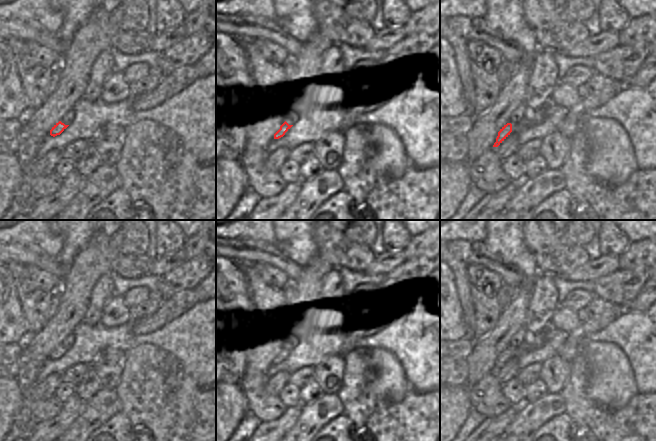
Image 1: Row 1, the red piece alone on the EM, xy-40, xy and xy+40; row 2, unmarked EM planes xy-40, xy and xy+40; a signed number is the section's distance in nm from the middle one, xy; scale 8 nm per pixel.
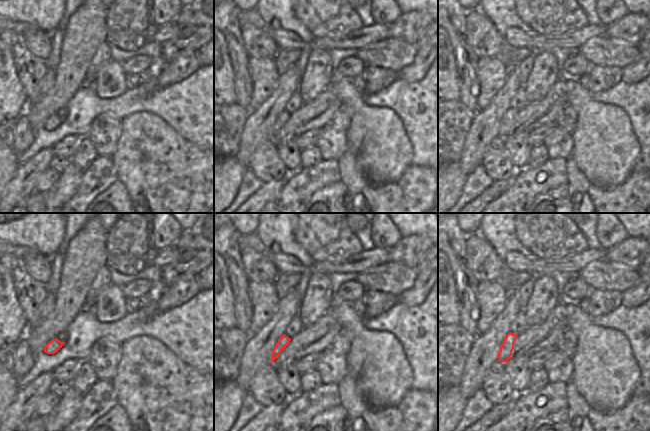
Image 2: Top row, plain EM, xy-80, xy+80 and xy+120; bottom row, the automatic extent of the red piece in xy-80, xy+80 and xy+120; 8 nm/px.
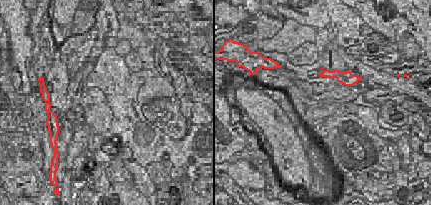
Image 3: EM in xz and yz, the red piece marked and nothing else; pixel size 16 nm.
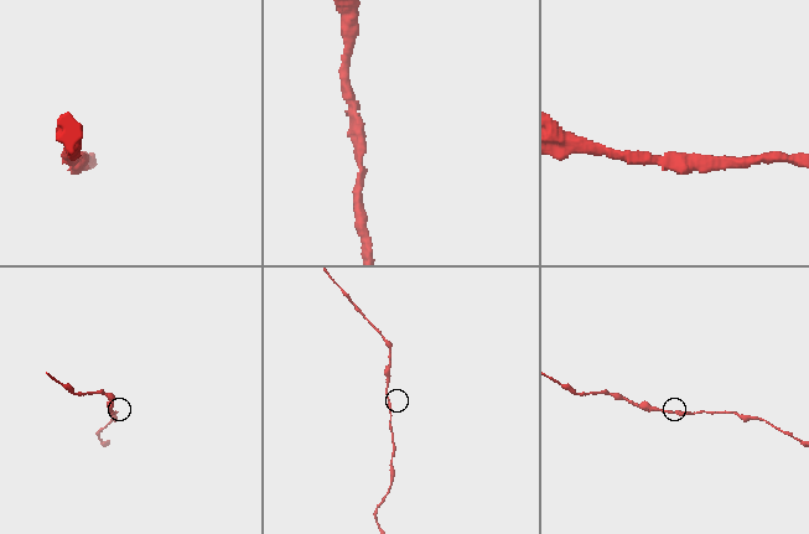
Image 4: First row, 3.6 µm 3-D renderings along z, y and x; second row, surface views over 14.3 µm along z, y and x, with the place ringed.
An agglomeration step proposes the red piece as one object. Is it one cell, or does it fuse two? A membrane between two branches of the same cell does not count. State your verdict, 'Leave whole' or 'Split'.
Leave whole.

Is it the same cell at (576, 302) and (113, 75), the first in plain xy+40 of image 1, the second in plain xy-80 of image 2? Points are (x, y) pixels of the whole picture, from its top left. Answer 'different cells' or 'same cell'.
different cells

